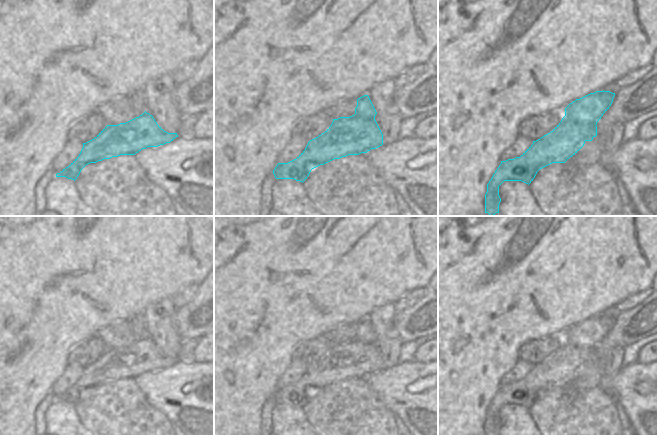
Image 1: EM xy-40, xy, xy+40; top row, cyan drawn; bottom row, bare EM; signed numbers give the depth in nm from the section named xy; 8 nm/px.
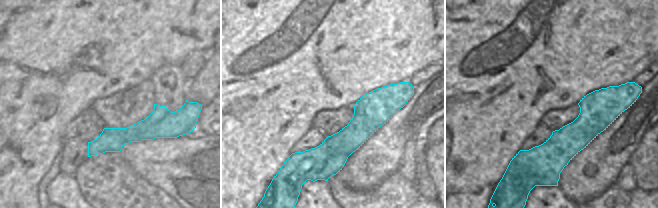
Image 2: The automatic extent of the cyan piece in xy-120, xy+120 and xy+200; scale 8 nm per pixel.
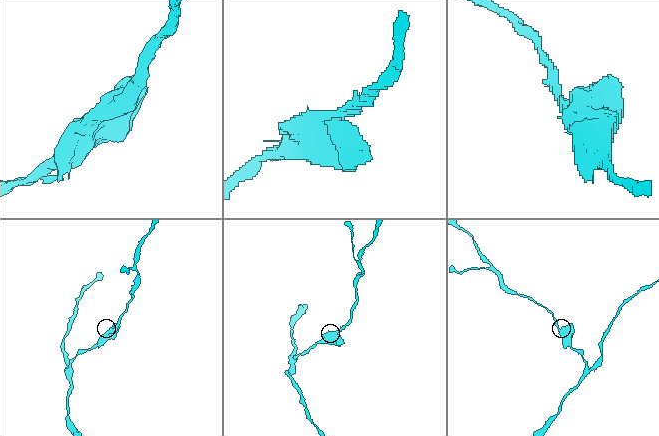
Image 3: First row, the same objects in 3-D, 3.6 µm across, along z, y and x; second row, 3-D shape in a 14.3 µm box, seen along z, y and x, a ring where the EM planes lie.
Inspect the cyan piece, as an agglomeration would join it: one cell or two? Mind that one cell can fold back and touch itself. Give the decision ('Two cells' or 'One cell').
Two cells

